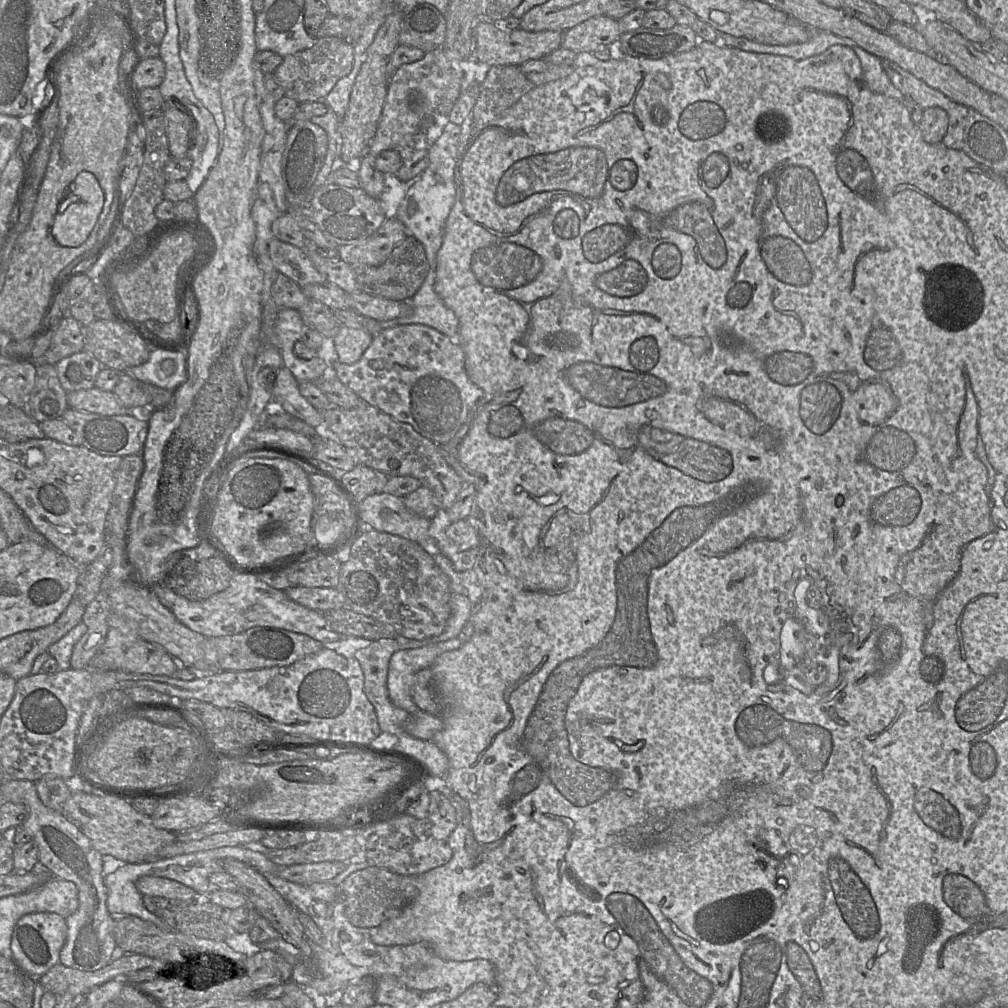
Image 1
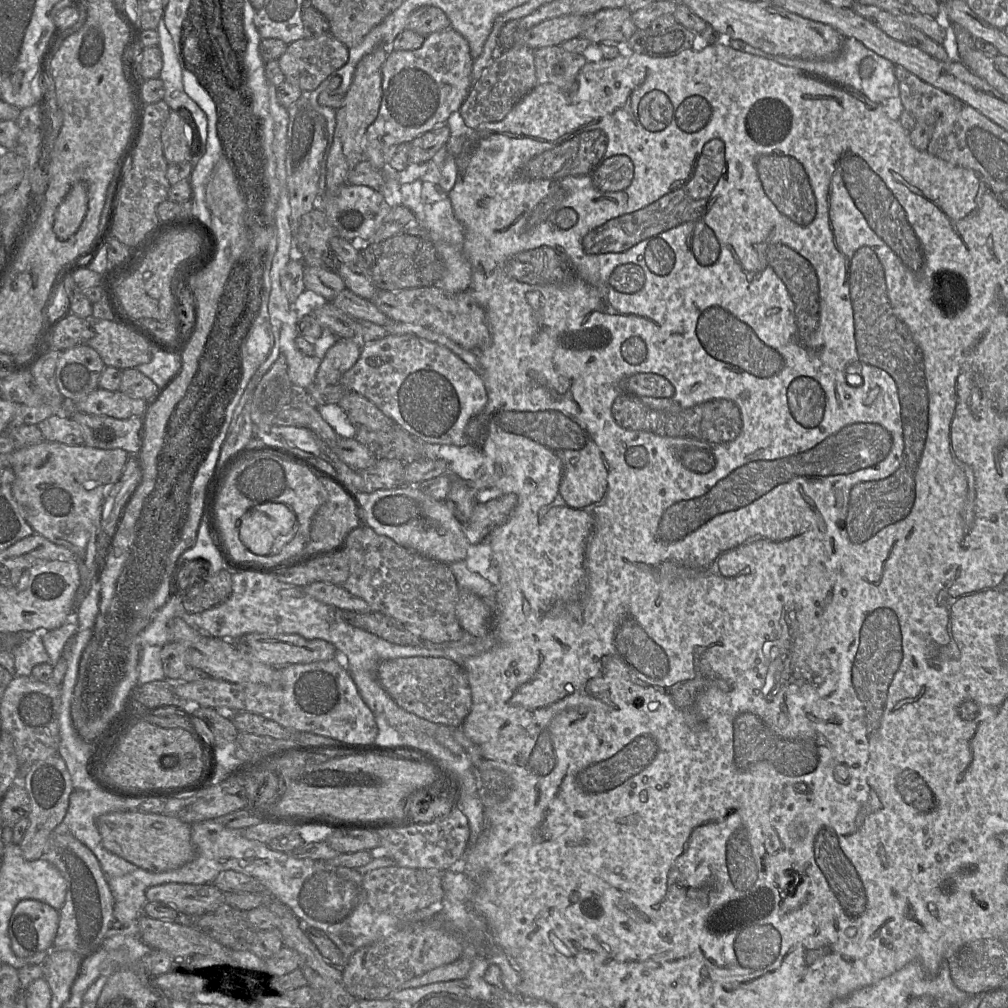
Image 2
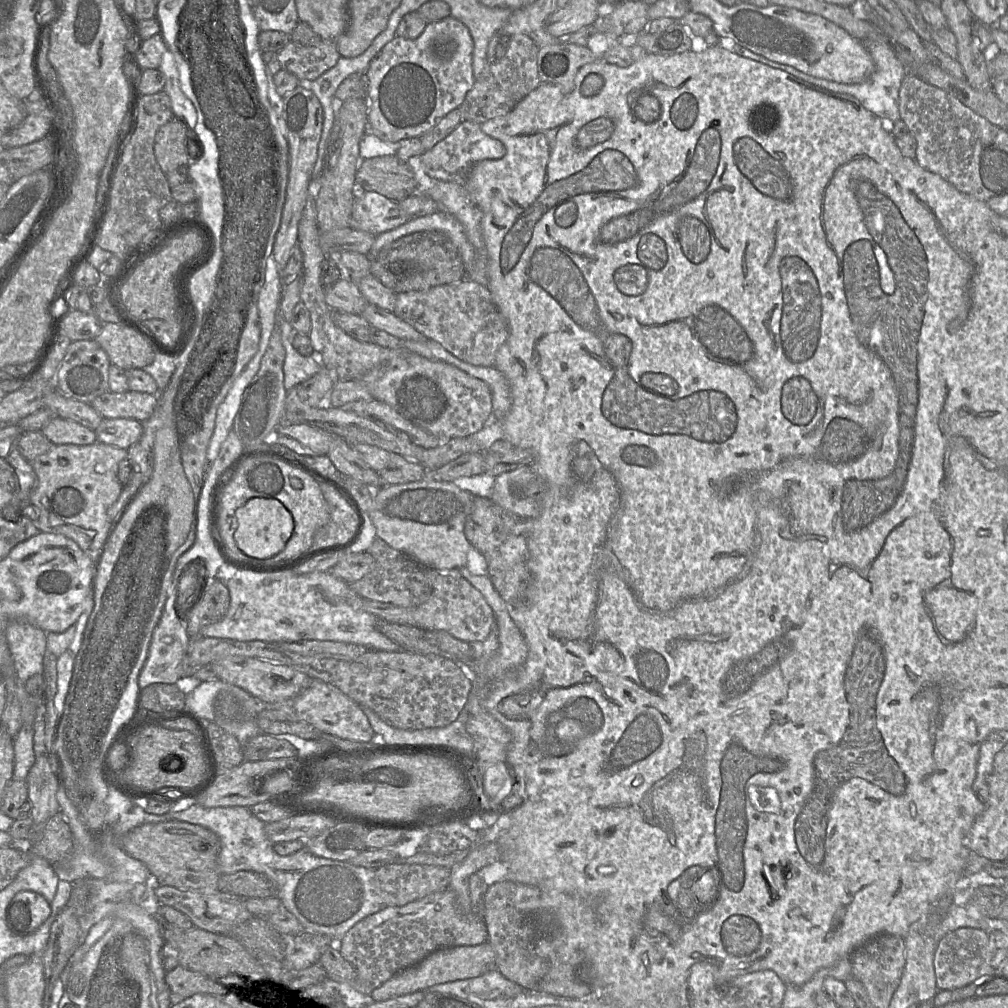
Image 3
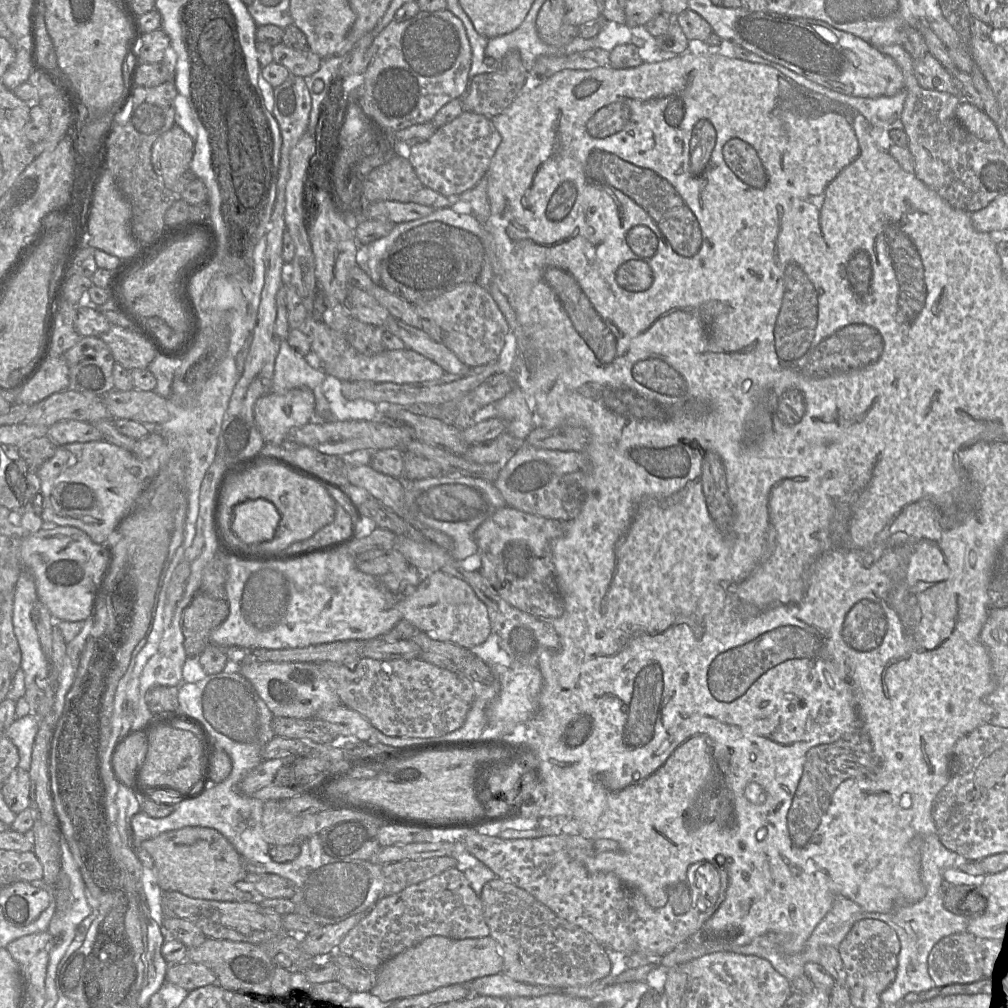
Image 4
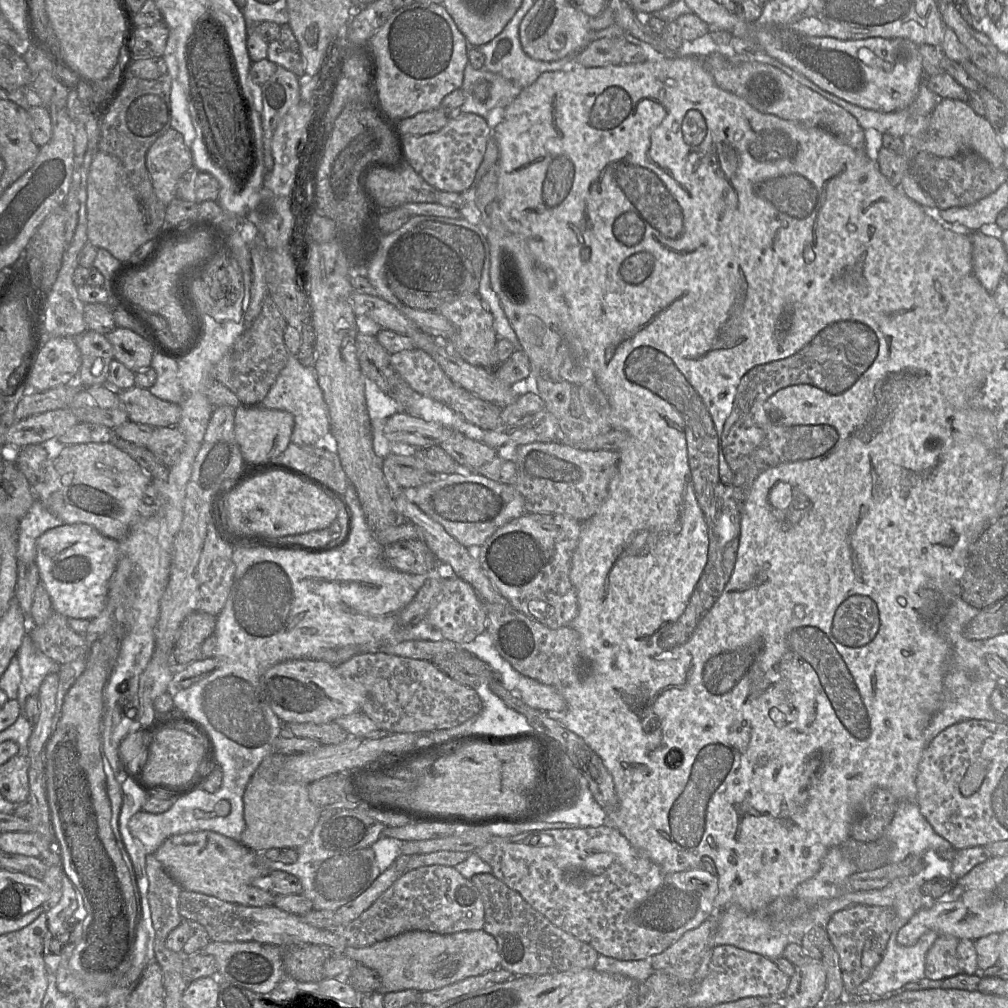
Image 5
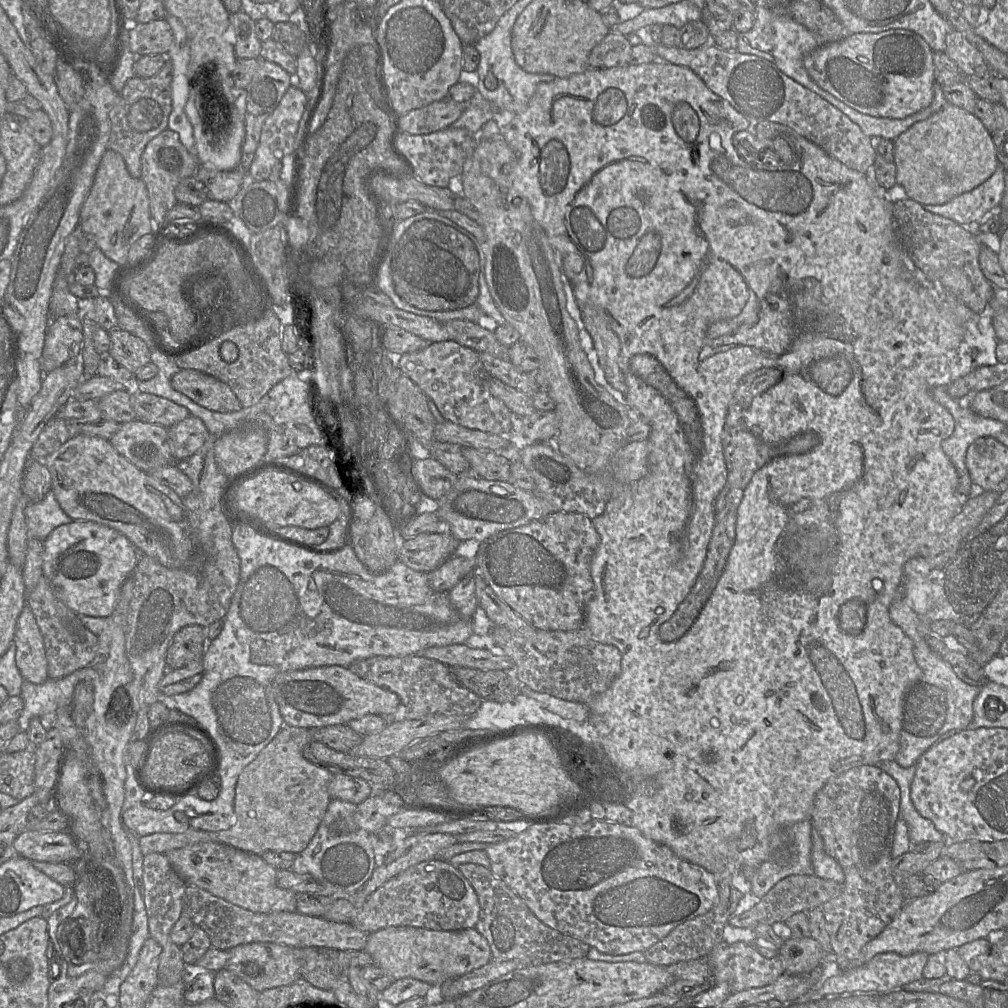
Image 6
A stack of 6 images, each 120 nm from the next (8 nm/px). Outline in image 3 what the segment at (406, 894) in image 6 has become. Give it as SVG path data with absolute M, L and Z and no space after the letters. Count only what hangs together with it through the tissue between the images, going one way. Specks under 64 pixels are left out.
M452 889L431 893L405 906L387 906L359 921L339 944L342 956L356 970L352 987L365 995L400 971L414 966L438 949L475 946L488 940L488 930L481 912L465 913Z

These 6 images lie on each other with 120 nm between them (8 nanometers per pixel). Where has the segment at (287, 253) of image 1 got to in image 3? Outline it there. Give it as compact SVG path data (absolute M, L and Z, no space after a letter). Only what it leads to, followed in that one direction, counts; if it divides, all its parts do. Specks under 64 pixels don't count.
M341 278L325 289L325 301L333 311L361 315L369 304L357 285L348 278Z

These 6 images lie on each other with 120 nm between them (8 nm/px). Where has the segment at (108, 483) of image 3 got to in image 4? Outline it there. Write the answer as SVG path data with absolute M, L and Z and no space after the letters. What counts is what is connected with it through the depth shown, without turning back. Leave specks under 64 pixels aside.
M104 440L60 445L54 456L37 469L36 474L40 479L43 498L40 513L43 522L79 528L98 544L110 543L136 494L149 483L144 465L133 452Z

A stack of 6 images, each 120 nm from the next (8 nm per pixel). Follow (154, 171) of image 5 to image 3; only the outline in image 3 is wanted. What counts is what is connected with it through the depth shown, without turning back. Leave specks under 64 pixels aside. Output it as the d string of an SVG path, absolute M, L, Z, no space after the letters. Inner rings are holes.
M176 117L159 128L155 136L154 153L165 174L201 158L203 144L195 136L194 130L188 128L183 119ZM196 141L200 145L198 154L194 154L194 150L197 150L197 146L194 146Z

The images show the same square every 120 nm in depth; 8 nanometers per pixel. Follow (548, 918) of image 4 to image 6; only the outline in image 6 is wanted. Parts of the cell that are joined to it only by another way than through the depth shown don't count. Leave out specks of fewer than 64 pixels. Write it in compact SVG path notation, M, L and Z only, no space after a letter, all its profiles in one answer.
M463 863L458 869L477 893L480 915L475 928L489 943L492 959L497 961L515 959L527 967L587 957L590 945L540 921L526 903L506 883L496 877L490 868L474 863Z

